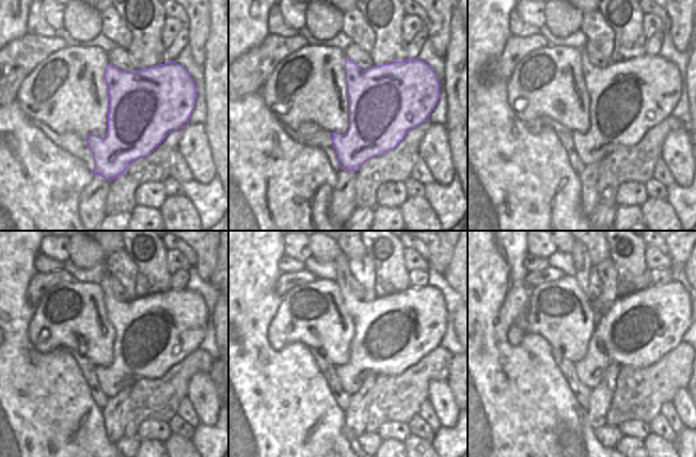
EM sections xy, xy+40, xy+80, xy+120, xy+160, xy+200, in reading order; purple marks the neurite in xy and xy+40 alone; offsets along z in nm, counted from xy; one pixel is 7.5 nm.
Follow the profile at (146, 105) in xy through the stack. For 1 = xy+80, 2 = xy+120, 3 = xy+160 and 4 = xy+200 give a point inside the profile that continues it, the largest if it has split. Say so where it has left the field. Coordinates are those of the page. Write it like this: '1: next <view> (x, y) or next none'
1: next xy+80 (628, 98)
2: next xy+120 (152, 334)
3: next xy+160 (392, 333)
4: next xy+200 (638, 329)

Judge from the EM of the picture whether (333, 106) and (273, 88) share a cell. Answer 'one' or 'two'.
one

